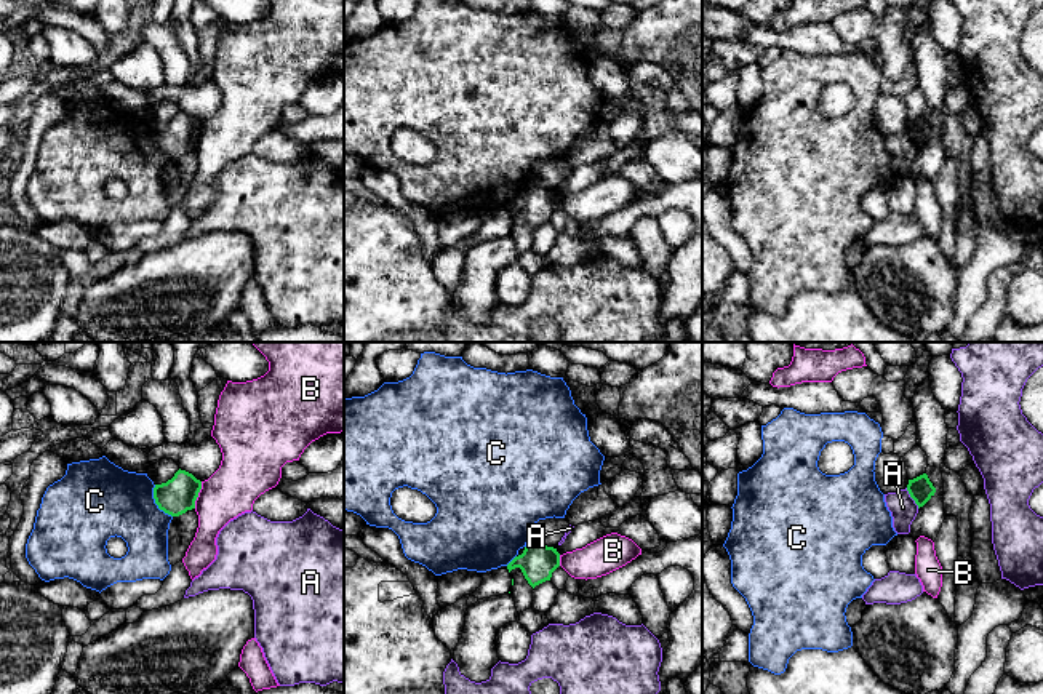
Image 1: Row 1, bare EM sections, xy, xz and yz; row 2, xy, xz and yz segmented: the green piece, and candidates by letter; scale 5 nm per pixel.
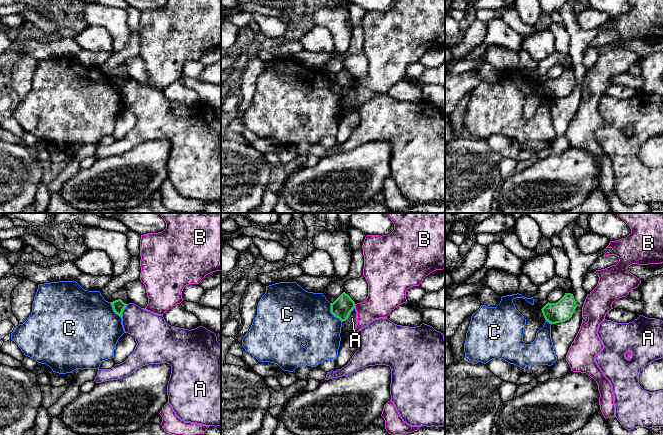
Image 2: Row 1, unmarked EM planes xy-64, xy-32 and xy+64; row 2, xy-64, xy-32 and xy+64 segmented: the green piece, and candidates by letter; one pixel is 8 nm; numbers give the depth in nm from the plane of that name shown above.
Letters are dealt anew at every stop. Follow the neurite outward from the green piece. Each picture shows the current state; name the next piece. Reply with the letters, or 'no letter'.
no letter

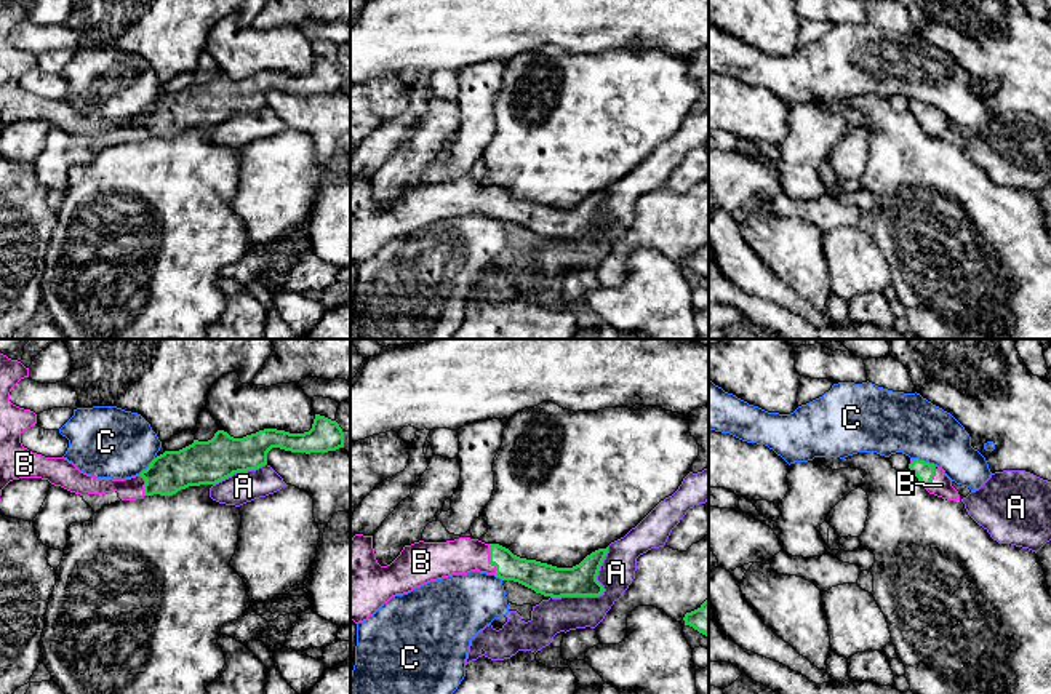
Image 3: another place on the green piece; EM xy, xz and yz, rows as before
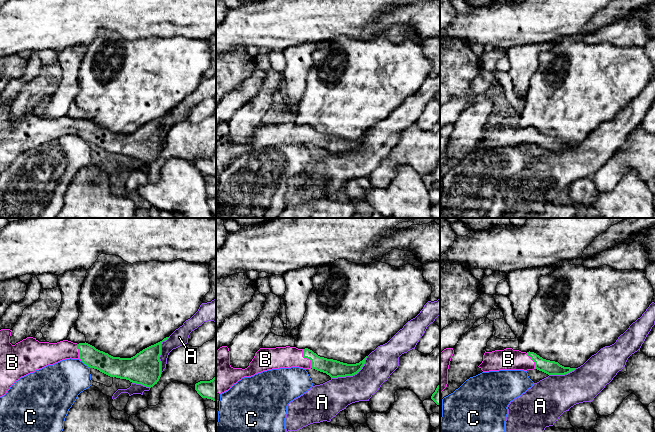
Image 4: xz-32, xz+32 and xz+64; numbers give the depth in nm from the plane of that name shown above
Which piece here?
B

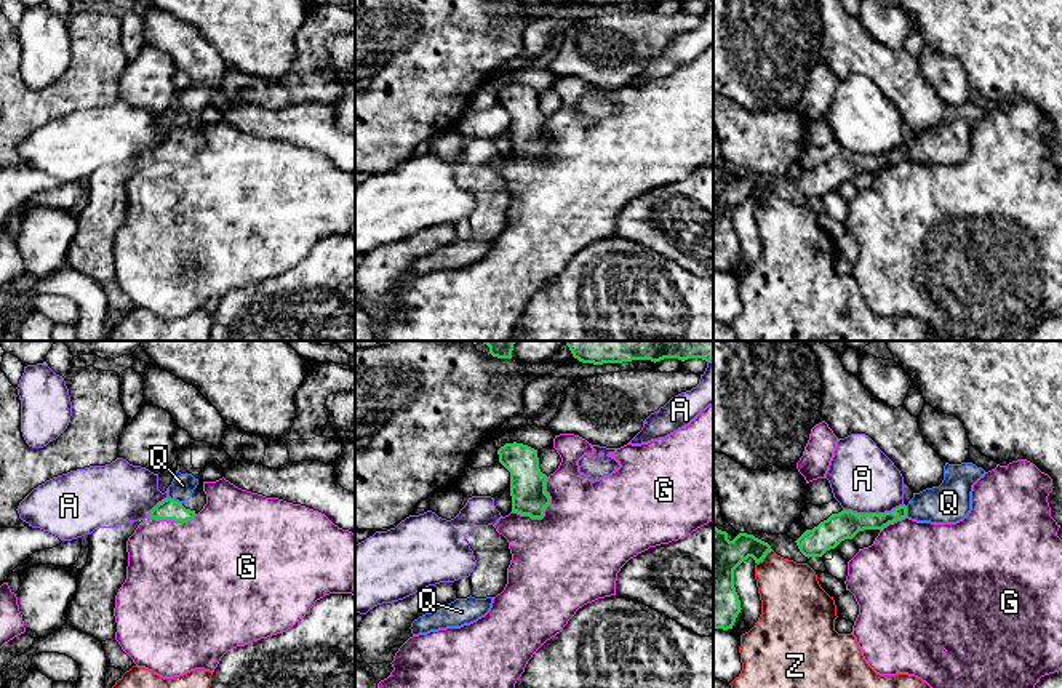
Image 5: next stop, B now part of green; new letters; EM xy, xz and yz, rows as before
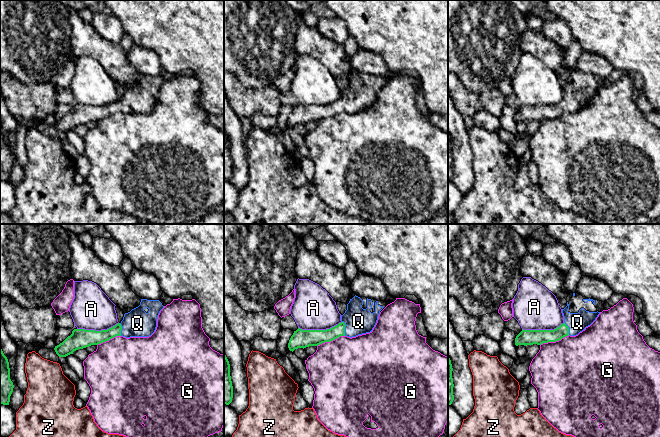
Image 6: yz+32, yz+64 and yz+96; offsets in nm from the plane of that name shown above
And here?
Q

